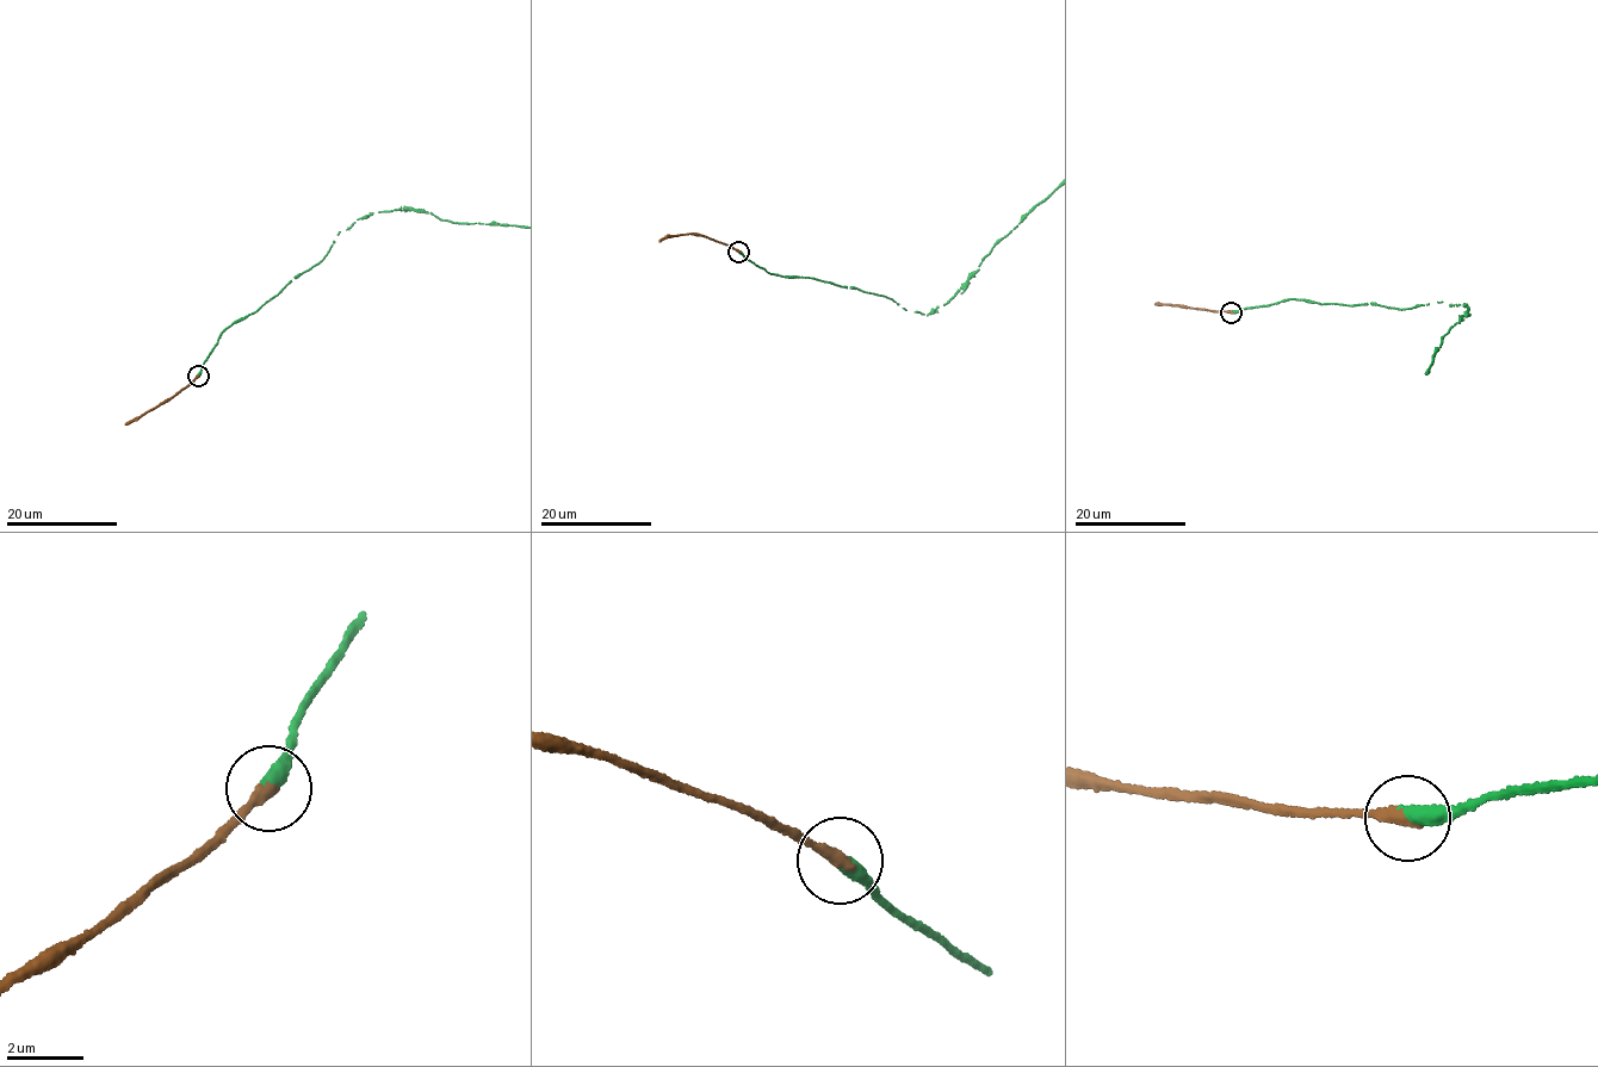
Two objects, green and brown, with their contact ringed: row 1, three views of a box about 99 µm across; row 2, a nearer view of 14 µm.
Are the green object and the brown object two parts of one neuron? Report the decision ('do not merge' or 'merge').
merge

